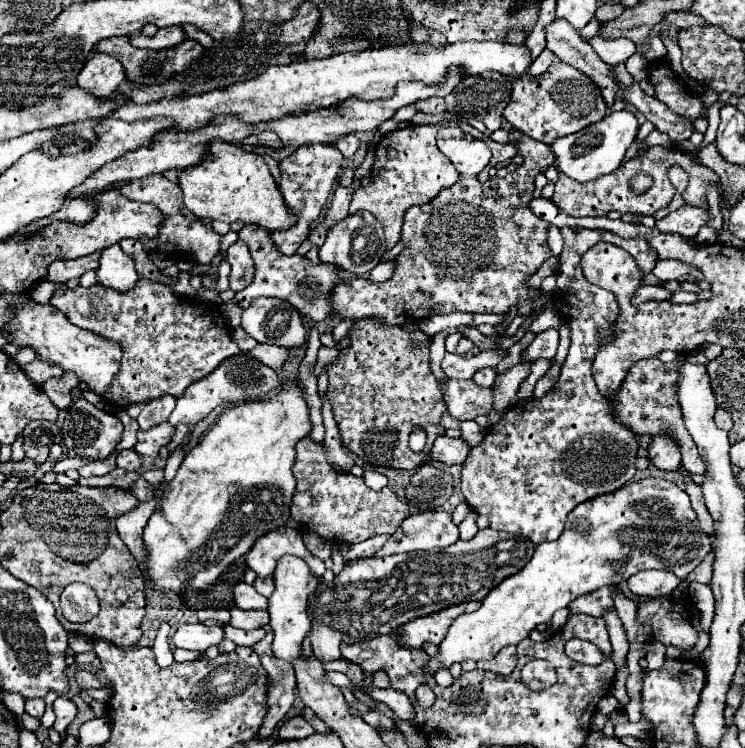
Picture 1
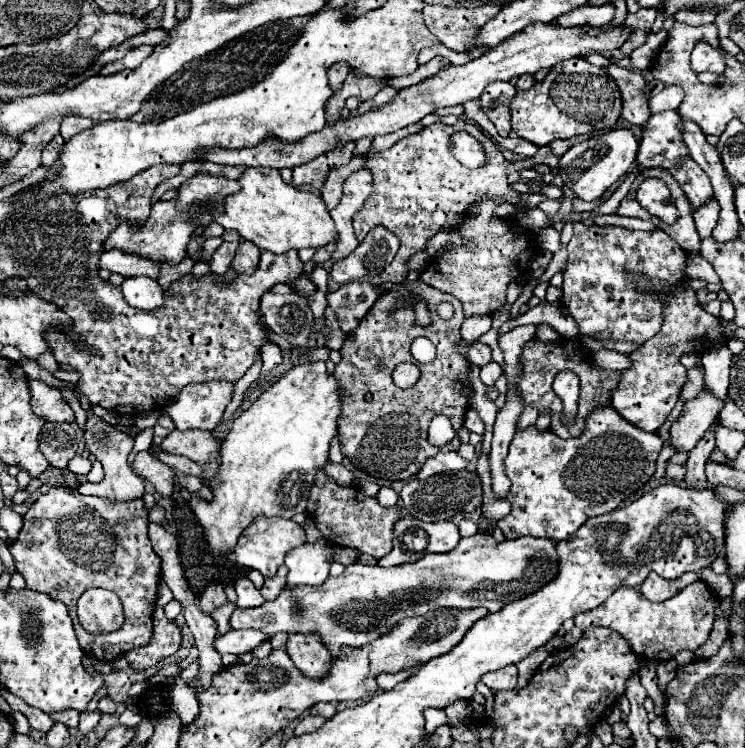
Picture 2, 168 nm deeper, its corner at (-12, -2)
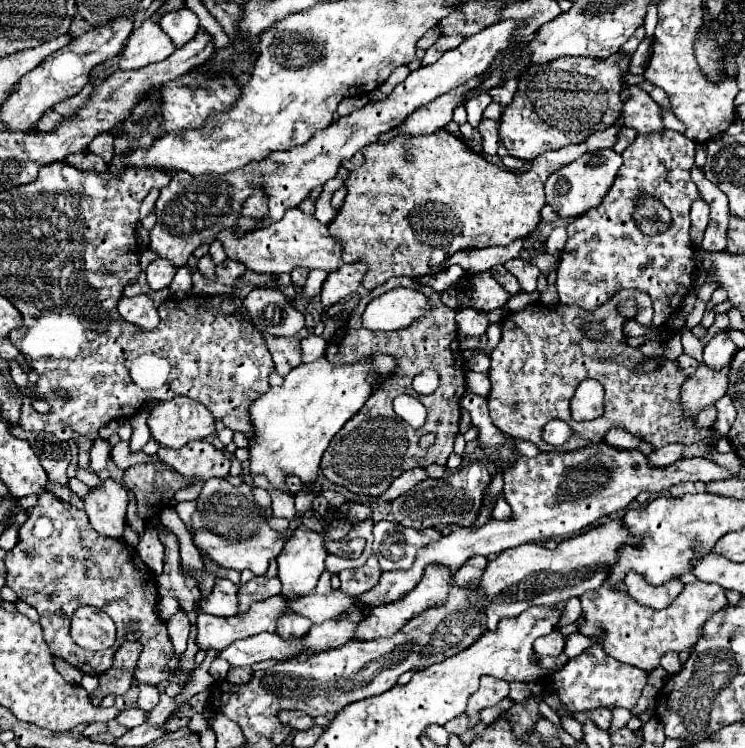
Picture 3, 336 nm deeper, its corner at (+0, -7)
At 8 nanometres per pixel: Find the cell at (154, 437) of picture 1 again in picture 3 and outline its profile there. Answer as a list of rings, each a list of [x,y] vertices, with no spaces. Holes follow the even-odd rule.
[[[192,441],[182,449],[160,447],[158,457],[176,469],[184,479],[196,479],[192,487],[184,487],[184,491],[176,491],[176,501],[192,501],[198,497],[204,481],[210,477],[228,477],[230,459],[218,451],[210,441]]]

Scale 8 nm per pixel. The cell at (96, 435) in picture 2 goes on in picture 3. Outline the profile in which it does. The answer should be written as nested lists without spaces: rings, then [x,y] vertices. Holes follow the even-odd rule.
[[[104,479],[98,487],[92,487],[84,501],[84,511],[92,527],[106,537],[122,539],[128,507],[128,491],[114,479]]]

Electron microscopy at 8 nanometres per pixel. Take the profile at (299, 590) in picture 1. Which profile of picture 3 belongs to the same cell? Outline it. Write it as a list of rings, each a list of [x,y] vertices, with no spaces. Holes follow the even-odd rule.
[[[300,525],[276,559],[278,575],[282,581],[282,593],[312,593],[318,583],[318,577],[326,569],[326,555],[328,551],[324,547],[324,539],[316,531]]]

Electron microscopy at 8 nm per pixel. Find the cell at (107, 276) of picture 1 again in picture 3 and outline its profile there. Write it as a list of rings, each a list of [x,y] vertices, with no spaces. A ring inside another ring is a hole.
[[[148,295],[122,297],[118,301],[118,313],[126,321],[130,321],[142,329],[154,329],[158,325],[158,319],[160,319],[158,311],[156,311],[156,307]]]

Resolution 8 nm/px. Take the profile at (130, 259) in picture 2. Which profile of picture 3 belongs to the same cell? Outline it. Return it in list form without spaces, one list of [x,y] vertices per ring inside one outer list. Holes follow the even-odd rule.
[[[160,257],[154,259],[146,269],[148,285],[150,285],[152,291],[168,287],[174,275],[176,275],[176,267],[172,263],[168,263],[168,259],[160,259]]]

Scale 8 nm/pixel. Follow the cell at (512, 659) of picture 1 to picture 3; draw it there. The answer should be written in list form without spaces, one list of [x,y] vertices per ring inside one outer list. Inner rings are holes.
[[[480,677],[480,687],[470,697],[468,709],[466,709],[466,713],[470,715],[470,727],[474,727],[480,721],[480,717],[478,717],[480,709],[492,707],[492,705],[500,703],[504,697],[508,697],[508,683],[504,683],[504,679]]]

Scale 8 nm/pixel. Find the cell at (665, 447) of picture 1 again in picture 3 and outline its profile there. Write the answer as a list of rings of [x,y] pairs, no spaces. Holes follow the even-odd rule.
[[[700,363],[698,371],[684,381],[680,403],[686,419],[694,419],[704,407],[714,405],[720,397],[726,395],[726,387],[728,387],[726,373],[728,367],[720,371],[712,371],[704,363]]]

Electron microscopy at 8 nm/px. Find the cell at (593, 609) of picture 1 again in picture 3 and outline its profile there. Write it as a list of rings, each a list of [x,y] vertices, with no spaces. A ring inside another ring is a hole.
[[[696,581],[686,585],[684,591],[666,609],[660,611],[642,607],[626,593],[606,589],[604,585],[596,591],[580,595],[580,601],[584,619],[578,625],[578,633],[586,637],[598,637],[610,657],[650,673],[660,665],[660,657],[664,653],[690,651],[698,643],[704,623],[716,611],[726,607],[726,591],[716,583]]]

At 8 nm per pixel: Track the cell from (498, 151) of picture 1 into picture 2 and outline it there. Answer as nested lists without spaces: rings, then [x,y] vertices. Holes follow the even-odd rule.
[[[458,120],[454,126],[446,124],[432,124],[424,128],[420,134],[412,134],[396,142],[390,150],[384,152],[372,152],[366,156],[364,168],[372,172],[372,194],[364,202],[362,210],[358,210],[352,218],[354,232],[358,242],[366,238],[366,234],[374,226],[384,226],[400,240],[400,250],[396,252],[394,260],[380,272],[382,282],[400,284],[408,276],[408,260],[412,254],[426,248],[426,242],[436,236],[438,232],[448,232],[452,228],[460,228],[464,218],[472,214],[472,206],[482,202],[482,198],[488,200],[504,200],[508,204],[520,204],[520,192],[510,188],[508,174],[520,172],[524,168],[534,168],[538,164],[548,164],[554,174],[558,174],[558,156],[552,154],[548,146],[540,148],[534,158],[526,158],[522,162],[508,162],[500,148],[474,124],[468,124],[464,120]],[[454,132],[470,132],[486,152],[486,162],[478,170],[468,170],[462,166],[448,150],[450,136]]]

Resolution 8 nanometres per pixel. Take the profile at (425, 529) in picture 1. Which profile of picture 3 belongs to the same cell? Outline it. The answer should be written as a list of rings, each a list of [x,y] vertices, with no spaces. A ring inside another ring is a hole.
[[[394,521],[374,523],[372,535],[374,535],[372,551],[378,557],[382,571],[412,567],[418,551],[442,537],[442,533],[434,527],[418,531],[412,527],[398,525]]]

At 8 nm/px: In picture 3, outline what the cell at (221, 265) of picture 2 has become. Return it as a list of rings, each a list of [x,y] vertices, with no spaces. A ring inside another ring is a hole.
[[[206,253],[204,257],[200,257],[198,259],[198,269],[202,271],[202,275],[206,275],[208,279],[216,279],[216,271],[214,271],[214,261],[212,261],[212,257],[210,257],[210,253]]]

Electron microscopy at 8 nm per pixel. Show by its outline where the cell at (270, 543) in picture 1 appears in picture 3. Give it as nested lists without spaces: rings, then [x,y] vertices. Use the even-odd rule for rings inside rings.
[[[212,477],[204,483],[198,499],[198,509],[192,515],[194,543],[202,549],[214,563],[226,569],[244,571],[250,569],[254,575],[264,575],[272,559],[284,547],[284,537],[274,531],[266,517],[260,513],[258,503],[252,495],[252,487],[242,483],[238,487],[230,485],[226,479]]]

